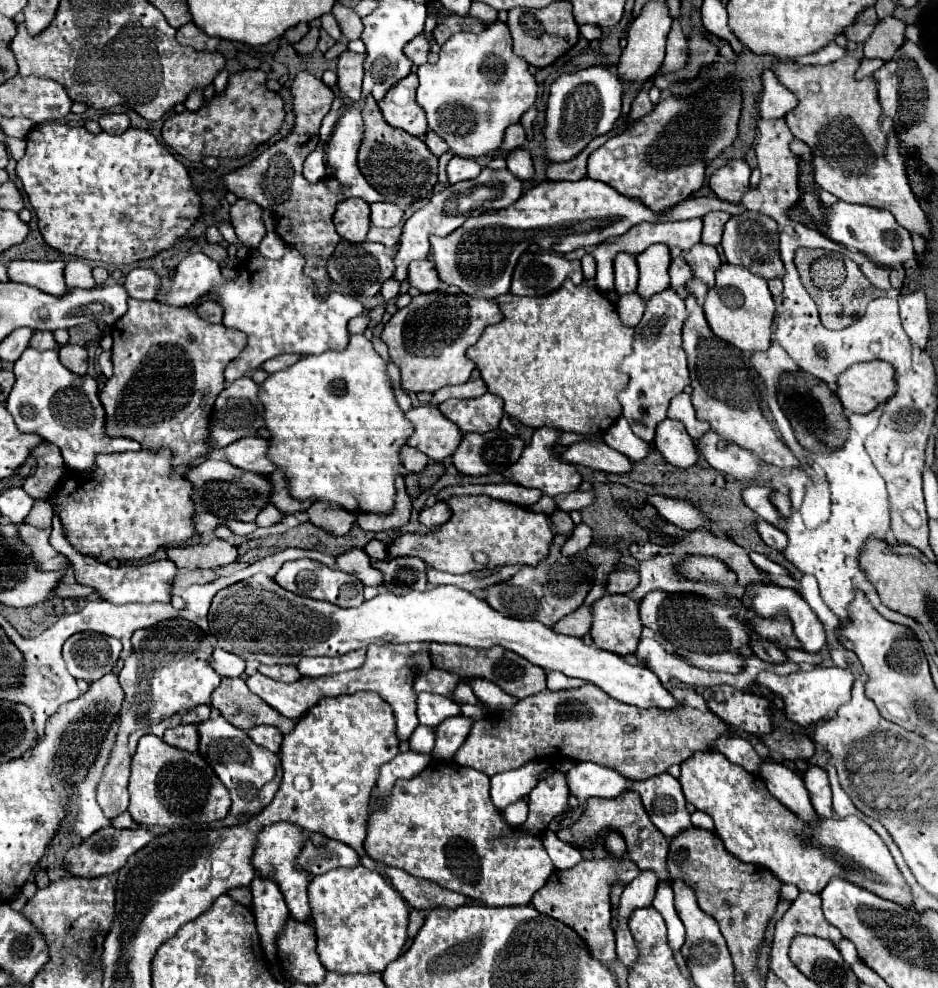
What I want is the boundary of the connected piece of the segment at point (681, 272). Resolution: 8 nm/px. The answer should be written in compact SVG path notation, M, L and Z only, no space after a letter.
M682 256L674 258L672 264L670 264L670 278L672 278L672 288L676 288L676 292L682 298L686 298L686 288L684 286L686 286L686 280L690 280L690 276L694 276L694 274L692 274L690 266L686 266L684 258Z

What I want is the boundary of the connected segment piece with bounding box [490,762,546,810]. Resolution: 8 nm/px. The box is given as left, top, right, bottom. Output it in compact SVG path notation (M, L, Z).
M530 762L522 766L522 770L508 770L502 774L496 774L490 778L490 796L492 804L498 810L504 810L508 804L522 800L536 784L538 784L538 774L544 772L542 762Z

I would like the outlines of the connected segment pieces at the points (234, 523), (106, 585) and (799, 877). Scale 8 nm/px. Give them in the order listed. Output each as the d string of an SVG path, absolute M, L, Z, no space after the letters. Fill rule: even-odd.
M226 520L224 522L234 534L238 534L238 536L246 536L246 534L250 534L252 530L256 530L256 524L248 524L248 522L238 522L238 520Z
M58 514L54 516L52 522L52 536L50 536L50 544L56 548L56 552L64 554L74 570L74 578L78 580L78 584L90 586L94 588L104 600L112 602L112 604L128 604L128 602L170 602L170 588L172 588L172 578L178 574L178 568L170 562L170 560L154 560L154 562L146 562L142 566L132 566L132 564L124 564L120 568L110 568L104 562L98 562L92 556L80 554L70 540L64 536L64 524L60 524Z
M718 750L694 752L680 766L682 774L678 780L686 802L692 802L696 810L706 812L714 820L714 830L726 850L742 862L768 868L780 882L794 884L800 892L818 894L832 878L842 878L884 900L910 908L912 894L892 854L858 816L820 818L814 824L804 824L802 818L766 790L762 778L732 764Z

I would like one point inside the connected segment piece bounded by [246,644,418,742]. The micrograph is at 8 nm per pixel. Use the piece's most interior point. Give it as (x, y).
(387, 671)

